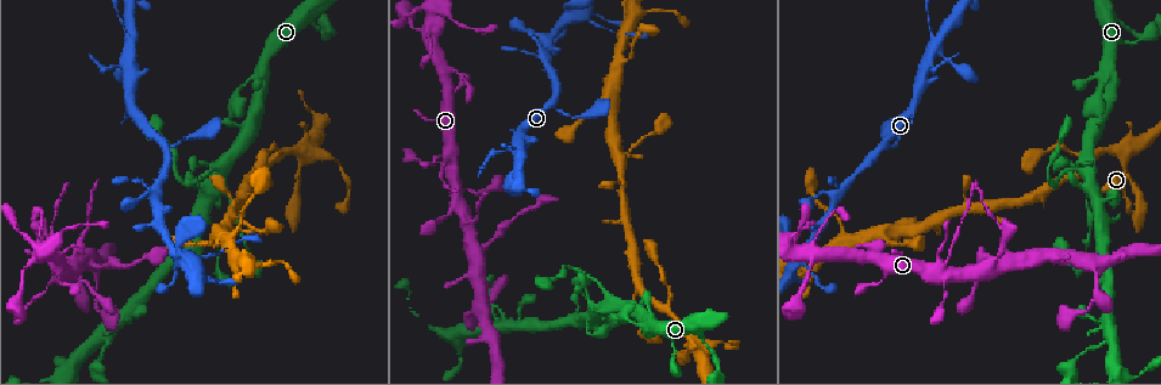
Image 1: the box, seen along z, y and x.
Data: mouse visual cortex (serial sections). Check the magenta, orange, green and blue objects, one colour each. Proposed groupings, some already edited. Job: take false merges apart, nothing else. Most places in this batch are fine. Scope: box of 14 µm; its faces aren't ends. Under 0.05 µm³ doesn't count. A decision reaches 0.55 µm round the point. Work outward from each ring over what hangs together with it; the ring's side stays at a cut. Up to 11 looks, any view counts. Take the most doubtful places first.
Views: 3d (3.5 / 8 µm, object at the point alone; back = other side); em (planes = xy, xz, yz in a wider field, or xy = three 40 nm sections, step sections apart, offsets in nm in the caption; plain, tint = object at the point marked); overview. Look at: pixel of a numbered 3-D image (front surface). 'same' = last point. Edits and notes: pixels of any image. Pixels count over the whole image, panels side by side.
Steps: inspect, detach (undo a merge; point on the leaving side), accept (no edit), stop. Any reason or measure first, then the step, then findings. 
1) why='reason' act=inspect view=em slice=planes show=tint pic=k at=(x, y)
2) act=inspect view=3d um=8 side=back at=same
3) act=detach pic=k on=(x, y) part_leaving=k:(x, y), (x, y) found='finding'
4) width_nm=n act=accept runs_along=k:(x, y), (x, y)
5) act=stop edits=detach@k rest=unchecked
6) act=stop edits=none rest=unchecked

why='narrows sharply' act=inspect view=3d um=3.5 pic=1 at=(226, 195)

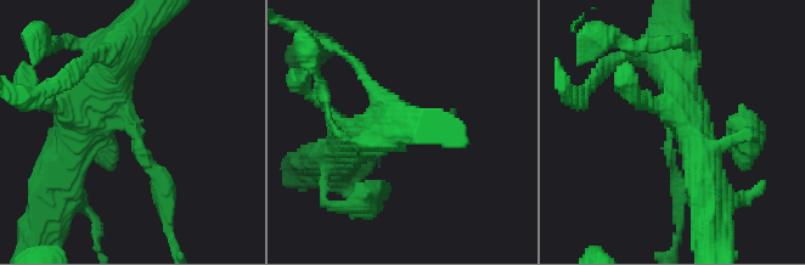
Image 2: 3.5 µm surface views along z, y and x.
arm_widths_nm=200,500 act=inspect view=em slice=xy step=3 show=tint pic=2 at=(133, 129)

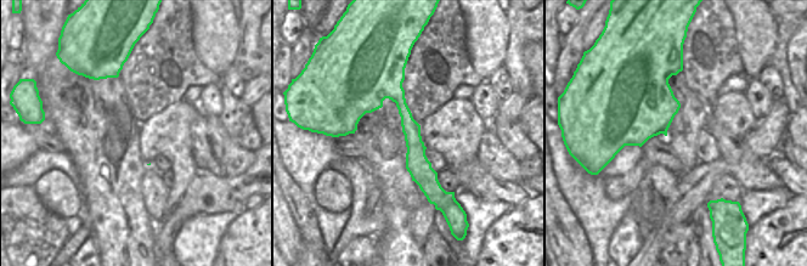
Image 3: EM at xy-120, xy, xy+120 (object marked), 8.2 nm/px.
width_nm=200 act=accept runs_along=2:(110, 67), (97, 89), (135, 130), (162, 201) found='one cell here'

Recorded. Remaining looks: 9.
why='small branch off a trunk' act=inspect view=3d um=3.5 pic=1 at=(947, 276)

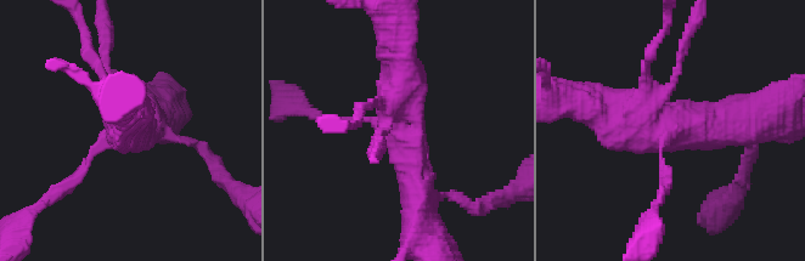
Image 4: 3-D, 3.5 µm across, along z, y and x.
act=accept runs_along=4:(570, 100), (662, 130), (720, 130) found='all the same cell'

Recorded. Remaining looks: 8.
why='three arms meet' act=inspect view=3d um=3.5 pic=1 at=(662, 308)

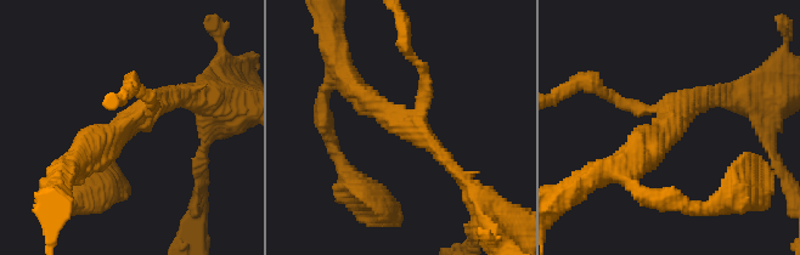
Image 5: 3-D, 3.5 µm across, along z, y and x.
arms=3 arm_widths_nm=150,200,300 act=inspect view=em slice=xy step=5 show=tint pic=5 at=(675, 119)

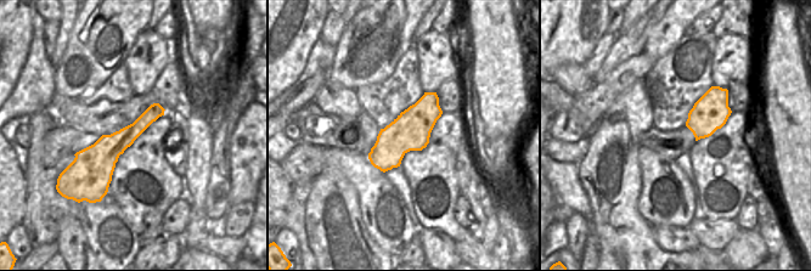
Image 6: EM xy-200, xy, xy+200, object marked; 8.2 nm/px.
why='cut it another way' act=inspect view=em slice=xy step=3 show=tint at=same

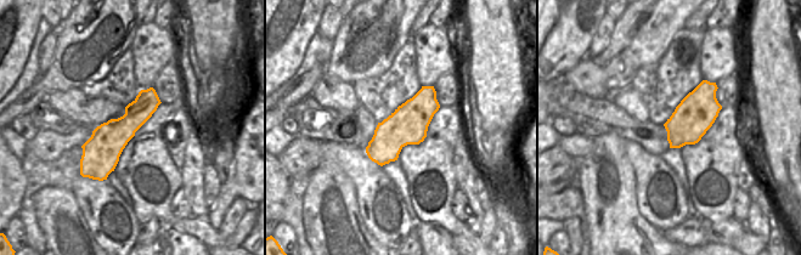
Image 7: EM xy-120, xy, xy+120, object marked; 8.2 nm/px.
act=accept runs_along=7:(151, 91), (136, 115), (83, 169) found='continuous, no second cell'

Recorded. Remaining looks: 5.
why='looks like a crossing' act=inspect view=3d um=3.5 pic=1 at=(933, 49)

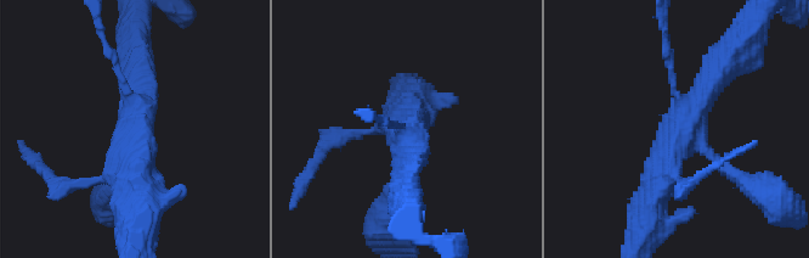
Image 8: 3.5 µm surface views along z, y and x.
arms=4 arm_widths_nm=100,150,350,450 act=inspect view=em slice=planes show=tint pic=8 at=(410, 132)

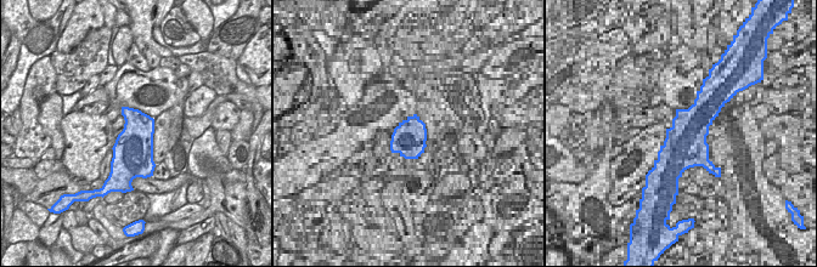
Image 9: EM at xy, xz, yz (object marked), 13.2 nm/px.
act=accept runs_along=8:(651, 201), (666, 152), (731, 56) found='one cell here'

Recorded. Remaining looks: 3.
act=stop edits=none rest=unchecked

